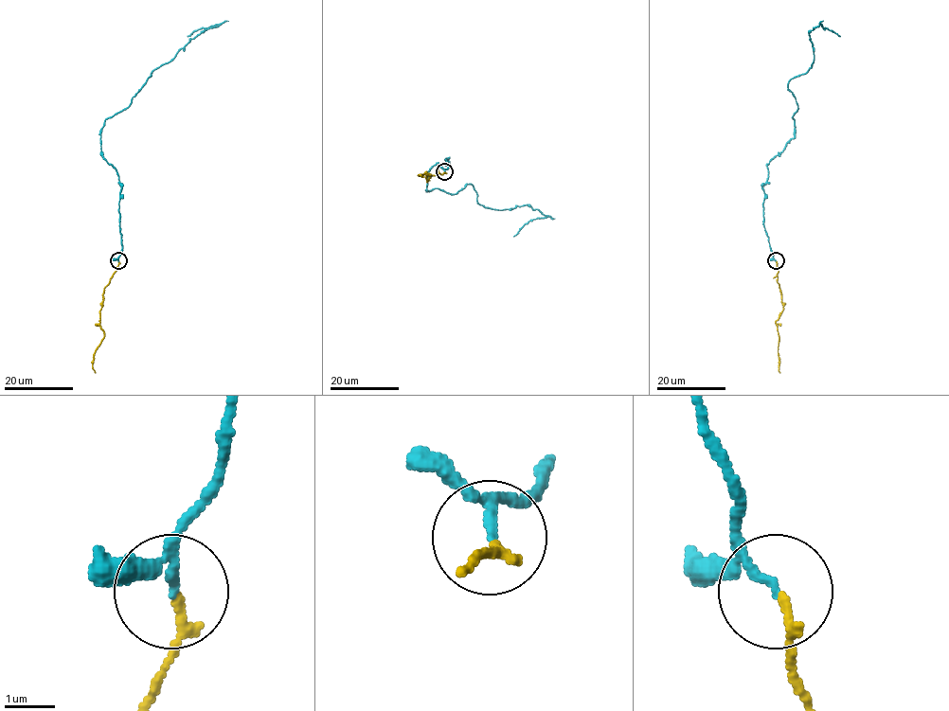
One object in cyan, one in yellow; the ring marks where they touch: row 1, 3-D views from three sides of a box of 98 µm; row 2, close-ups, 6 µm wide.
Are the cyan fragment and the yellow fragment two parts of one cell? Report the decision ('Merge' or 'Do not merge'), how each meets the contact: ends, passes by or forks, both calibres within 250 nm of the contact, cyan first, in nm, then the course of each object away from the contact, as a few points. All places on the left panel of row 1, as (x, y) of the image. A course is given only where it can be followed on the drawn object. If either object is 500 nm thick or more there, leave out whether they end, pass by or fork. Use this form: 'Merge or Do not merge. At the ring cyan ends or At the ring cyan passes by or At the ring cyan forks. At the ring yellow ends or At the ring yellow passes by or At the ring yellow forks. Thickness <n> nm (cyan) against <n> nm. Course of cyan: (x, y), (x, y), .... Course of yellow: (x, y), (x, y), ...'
Merge. At the ring cyan passes by. At the ring yellow ends. Thickness 120 nm (cyan) against 160 nm. Course of cyan: (117, 260), (121, 186), (100, 152), (100, 129), (129, 105), (151, 74), (219, 25), (188, 36). Course of yellow: (117, 261), (116, 271), (102, 294), (98, 321), (104, 338), (94, 354), (92, 368), (95, 373)

